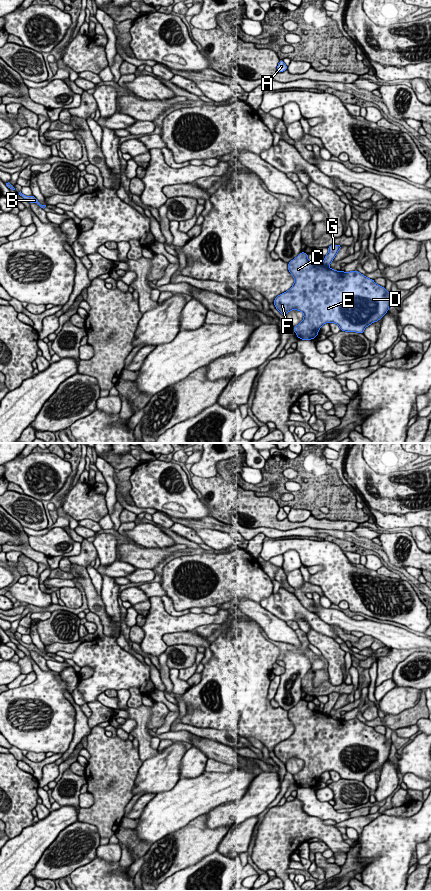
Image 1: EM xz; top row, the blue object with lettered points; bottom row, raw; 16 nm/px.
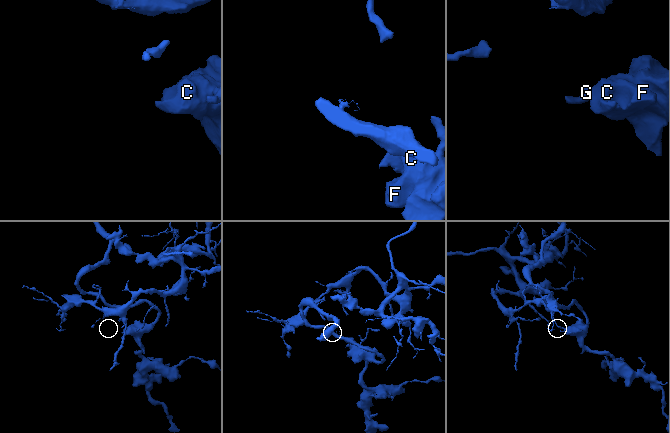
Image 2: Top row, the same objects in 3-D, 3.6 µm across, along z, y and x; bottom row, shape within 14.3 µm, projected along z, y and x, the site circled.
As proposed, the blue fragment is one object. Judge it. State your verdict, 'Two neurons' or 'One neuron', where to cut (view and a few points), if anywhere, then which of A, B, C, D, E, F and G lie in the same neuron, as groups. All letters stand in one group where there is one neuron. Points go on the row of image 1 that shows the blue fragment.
Two neurons. Split along xz (321, 264), (328, 268). Groups: A B C D E F / G

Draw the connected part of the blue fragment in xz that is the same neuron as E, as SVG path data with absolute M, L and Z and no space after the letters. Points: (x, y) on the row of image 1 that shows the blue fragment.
M304 252L288 263L288 270L294 277L294 284L288 291L278 295L273 303L283 316L291 310L304 314L302 322L293 327L299 339L316 338L325 323L335 323L341 331L363 334L367 326L380 320L389 310L392 292L387 292L385 287L358 271L343 272L326 268L310 262L308 254Z

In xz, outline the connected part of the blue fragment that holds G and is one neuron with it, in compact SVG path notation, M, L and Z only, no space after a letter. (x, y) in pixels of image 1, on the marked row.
M336 244L327 247L328 248L328 254L325 255L325 258L324 258L322 265L325 266L326 268L329 268L331 262L333 261L336 254L341 249L341 247L342 247L341 245L336 245Z

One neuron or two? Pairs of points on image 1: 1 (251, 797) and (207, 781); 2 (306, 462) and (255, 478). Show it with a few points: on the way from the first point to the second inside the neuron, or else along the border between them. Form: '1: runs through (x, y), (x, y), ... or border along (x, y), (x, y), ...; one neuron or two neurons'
1: border along (257, 775), (238, 800); two neurons
2: border along (262, 470), (262, 480), (256, 484), (240, 477); two neurons

